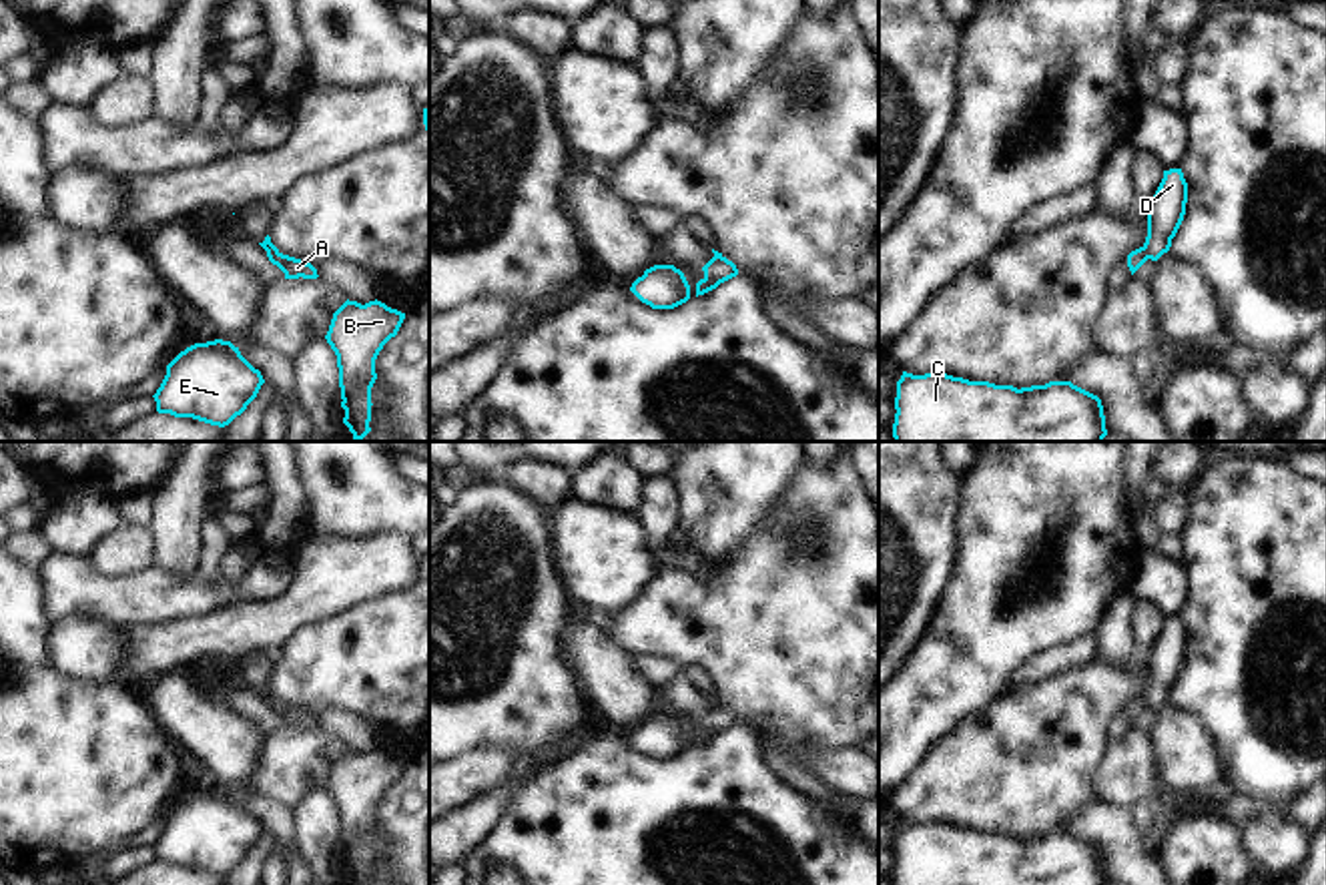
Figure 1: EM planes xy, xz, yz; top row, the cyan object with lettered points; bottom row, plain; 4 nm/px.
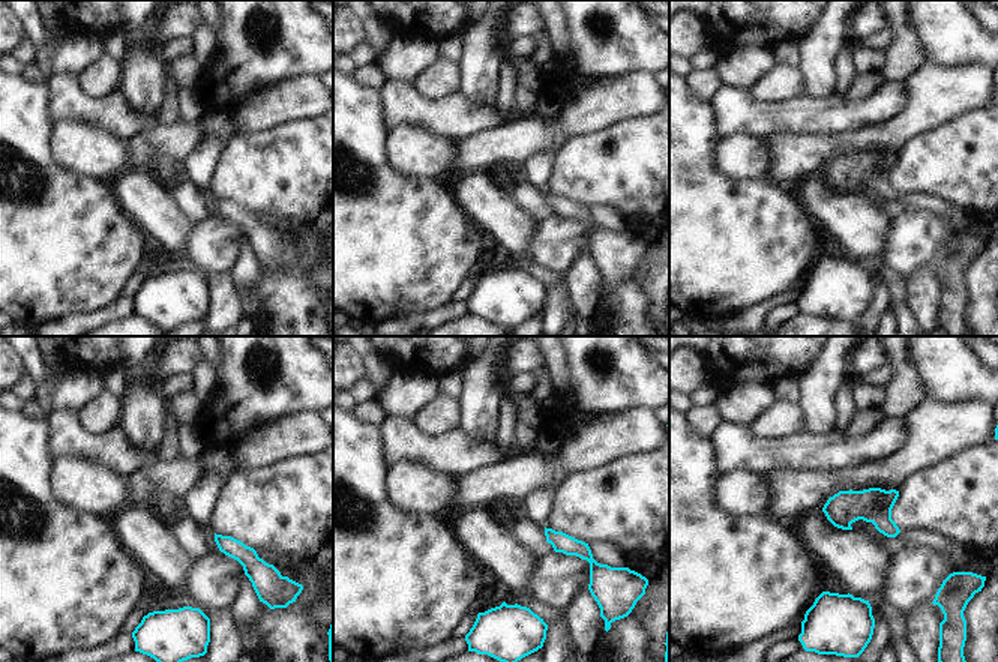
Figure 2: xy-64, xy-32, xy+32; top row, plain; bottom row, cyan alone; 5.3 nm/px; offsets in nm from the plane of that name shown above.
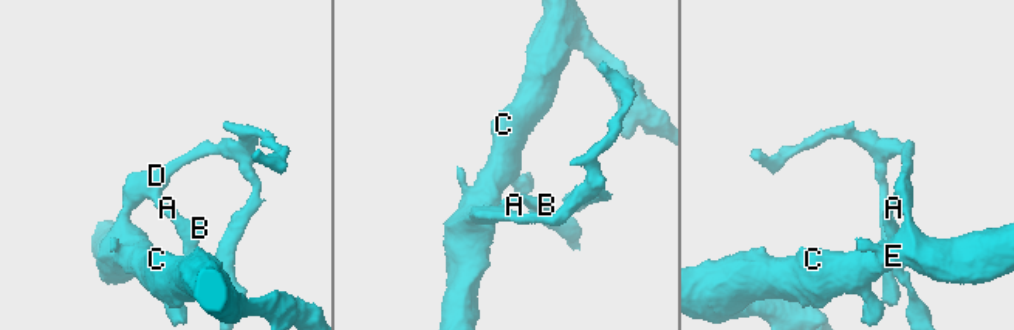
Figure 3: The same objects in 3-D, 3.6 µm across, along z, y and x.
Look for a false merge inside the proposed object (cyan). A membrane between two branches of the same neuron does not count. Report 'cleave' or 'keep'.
cleave

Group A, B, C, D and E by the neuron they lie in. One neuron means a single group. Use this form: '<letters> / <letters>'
A B / C D E

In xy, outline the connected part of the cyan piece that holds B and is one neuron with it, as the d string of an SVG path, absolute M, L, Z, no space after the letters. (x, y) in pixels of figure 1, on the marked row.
M347 299L333 313L325 339L337 355L343 423L353 433L353 441L361 441L371 431L375 359L397 335L403 319L405 313L377 299L365 305Z

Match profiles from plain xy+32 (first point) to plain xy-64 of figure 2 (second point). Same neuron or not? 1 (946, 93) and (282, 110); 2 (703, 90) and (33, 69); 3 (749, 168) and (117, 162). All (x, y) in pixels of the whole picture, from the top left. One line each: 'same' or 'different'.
1: same
2: same
3: same

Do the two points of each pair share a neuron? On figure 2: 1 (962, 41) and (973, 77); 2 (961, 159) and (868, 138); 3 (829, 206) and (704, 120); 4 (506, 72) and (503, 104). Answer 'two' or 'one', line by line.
1: two
2: two
3: two
4: one

